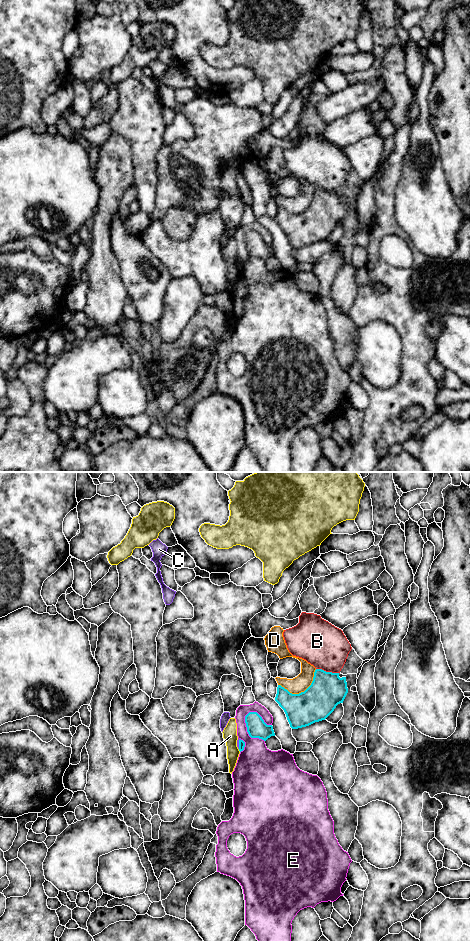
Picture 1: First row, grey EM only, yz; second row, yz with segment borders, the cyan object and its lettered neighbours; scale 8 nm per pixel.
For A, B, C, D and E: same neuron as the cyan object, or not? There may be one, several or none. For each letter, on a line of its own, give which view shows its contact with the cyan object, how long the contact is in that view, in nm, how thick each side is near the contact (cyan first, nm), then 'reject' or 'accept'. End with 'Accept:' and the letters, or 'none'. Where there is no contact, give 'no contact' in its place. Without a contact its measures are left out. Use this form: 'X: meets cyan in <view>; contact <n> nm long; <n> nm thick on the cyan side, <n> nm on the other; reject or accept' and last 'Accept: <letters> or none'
A: meets cyan in yz; contact 30 nm long; 50 nm thick on the cyan side, 110 nm on the other; reject
B: meets cyan in yz; contact 190 nm long; 280 nm thick on the cyan side, 360 nm on the other; reject
C: meets cyan in yz; contact 80 nm long; 50 nm thick on the cyan side, 20 nm on the other; reject
D: meets cyan in yz; contact 340 nm long; 280 nm thick on the cyan side, 130 nm on the other; reject
E: meets cyan in yz; contact 280 nm long; 160 nm thick on the cyan side, 280 nm on the other; reject
Accept: none

